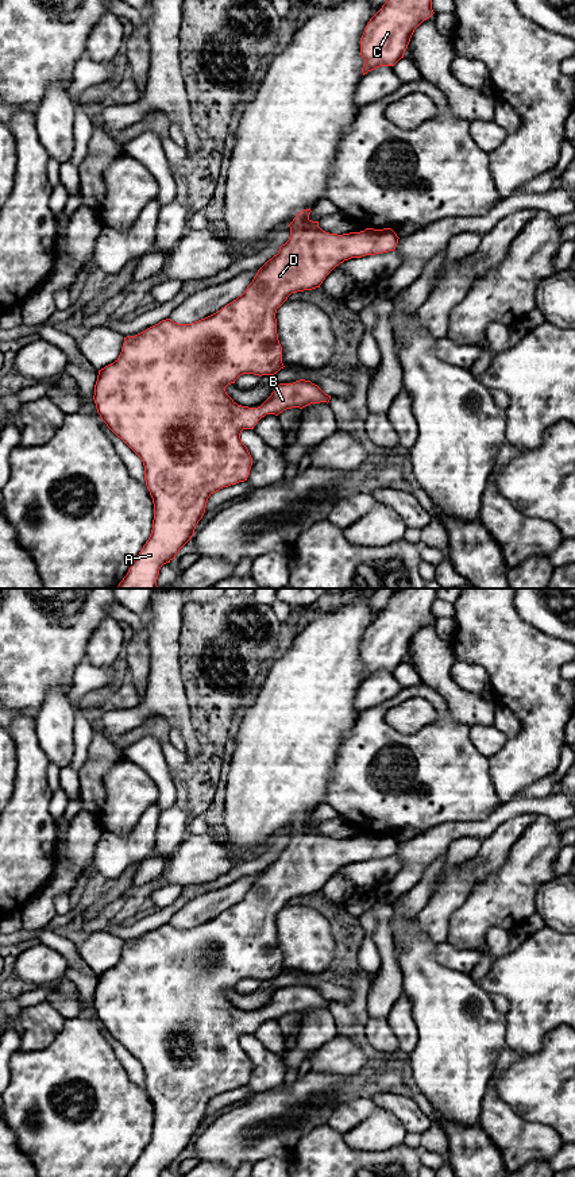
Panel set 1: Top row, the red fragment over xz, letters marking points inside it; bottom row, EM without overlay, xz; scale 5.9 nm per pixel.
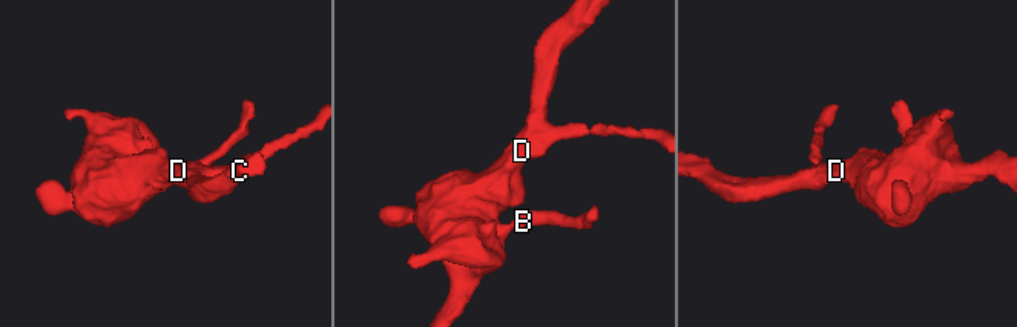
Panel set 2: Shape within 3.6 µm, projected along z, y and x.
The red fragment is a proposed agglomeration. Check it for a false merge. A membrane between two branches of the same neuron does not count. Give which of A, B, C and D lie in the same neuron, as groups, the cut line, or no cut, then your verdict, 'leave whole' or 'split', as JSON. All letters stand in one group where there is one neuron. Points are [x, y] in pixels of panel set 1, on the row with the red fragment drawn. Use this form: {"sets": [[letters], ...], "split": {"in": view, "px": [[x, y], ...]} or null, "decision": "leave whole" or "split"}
{"sets": [["A", "B", "C", "D"]], "split": null, "decision": "leave whole"}

